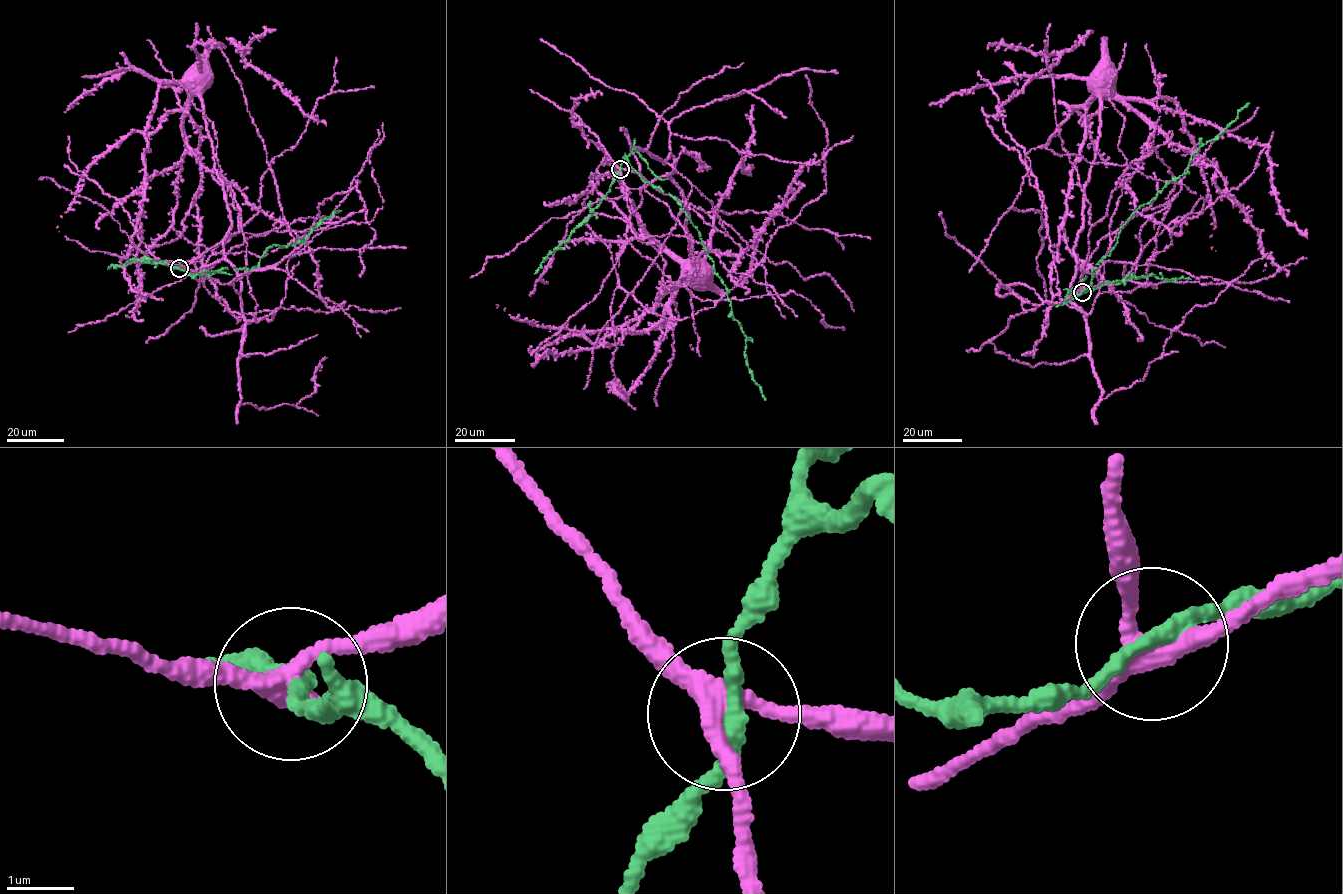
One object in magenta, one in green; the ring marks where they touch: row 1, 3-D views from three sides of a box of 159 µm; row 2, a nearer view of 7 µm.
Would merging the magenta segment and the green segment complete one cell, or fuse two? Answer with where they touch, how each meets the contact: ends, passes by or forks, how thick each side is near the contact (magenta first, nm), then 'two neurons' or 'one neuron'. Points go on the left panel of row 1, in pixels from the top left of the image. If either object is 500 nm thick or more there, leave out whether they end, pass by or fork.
place (179, 268); magenta forks; green passes by; calibres 260 and 220 nm; two neurons

